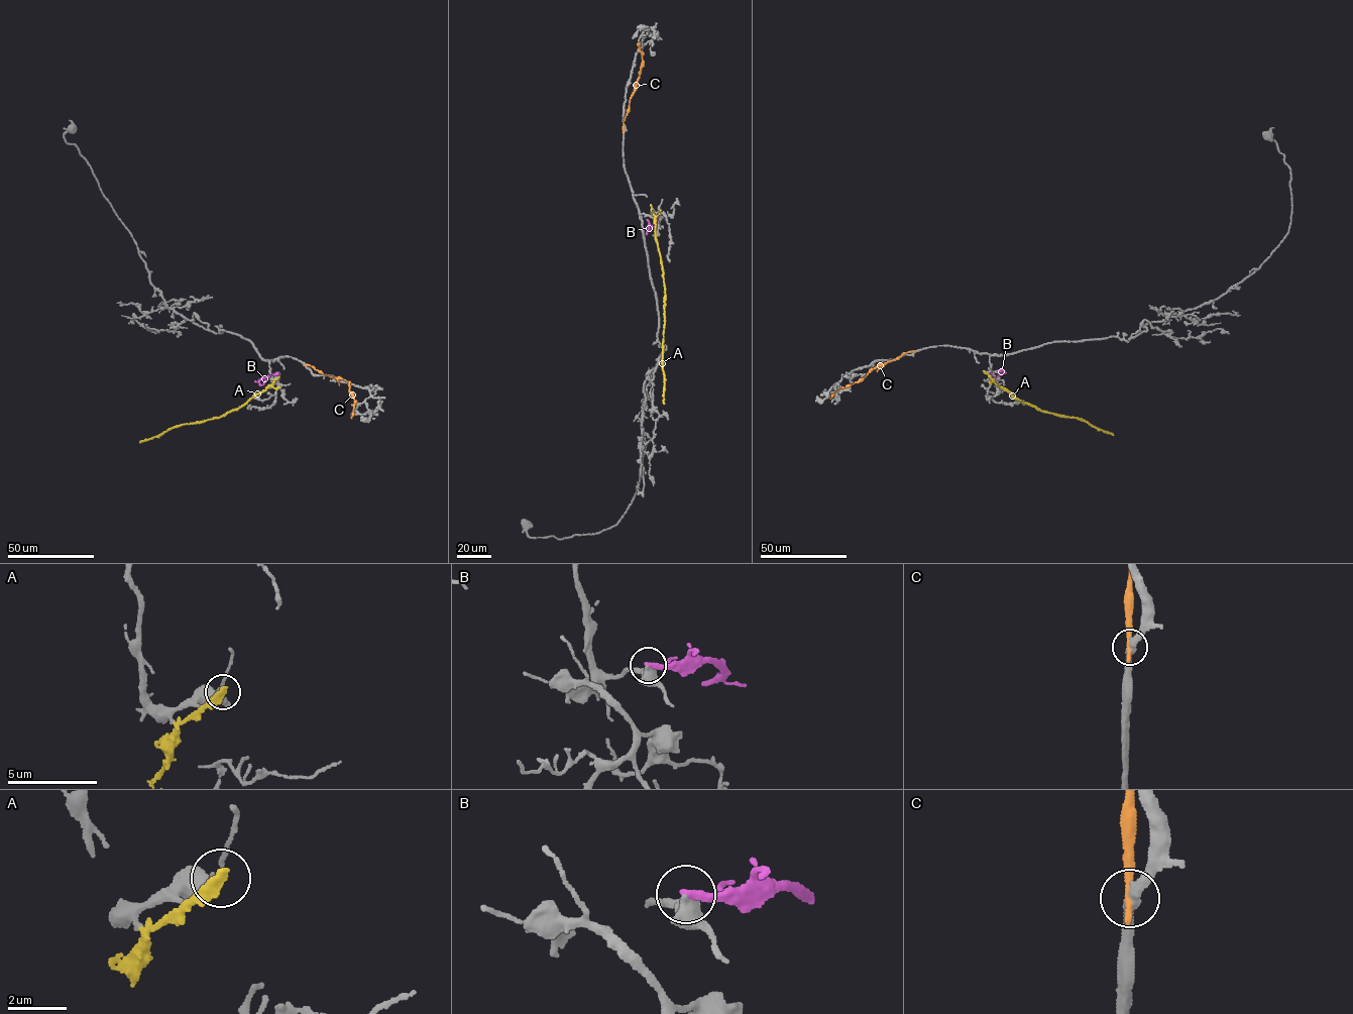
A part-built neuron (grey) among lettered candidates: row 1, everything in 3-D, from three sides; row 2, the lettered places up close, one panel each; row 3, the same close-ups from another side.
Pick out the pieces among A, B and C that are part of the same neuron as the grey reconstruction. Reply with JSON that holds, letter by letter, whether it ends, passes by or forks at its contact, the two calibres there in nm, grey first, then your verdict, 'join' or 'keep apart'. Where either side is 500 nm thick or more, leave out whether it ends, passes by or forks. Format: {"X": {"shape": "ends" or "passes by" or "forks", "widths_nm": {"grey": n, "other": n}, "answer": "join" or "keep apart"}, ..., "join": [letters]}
{"A": {"shape": "ends", "widths_nm": {"grey": 120, "other": 480}, "answer": "keep apart"}, "B": {"shape": "ends", "widths_nm": {"grey": 440, "other": 320}, "answer": "keep apart"}, "C": {"shape": "ends", "widths_nm": {"grey": 360, "other": 320}, "answer": "keep apart"}, "join": []}

